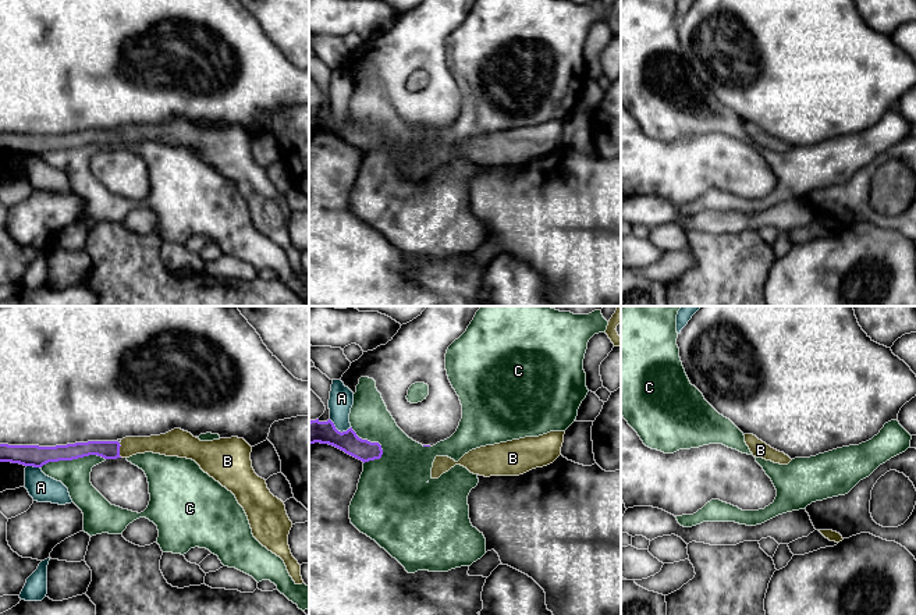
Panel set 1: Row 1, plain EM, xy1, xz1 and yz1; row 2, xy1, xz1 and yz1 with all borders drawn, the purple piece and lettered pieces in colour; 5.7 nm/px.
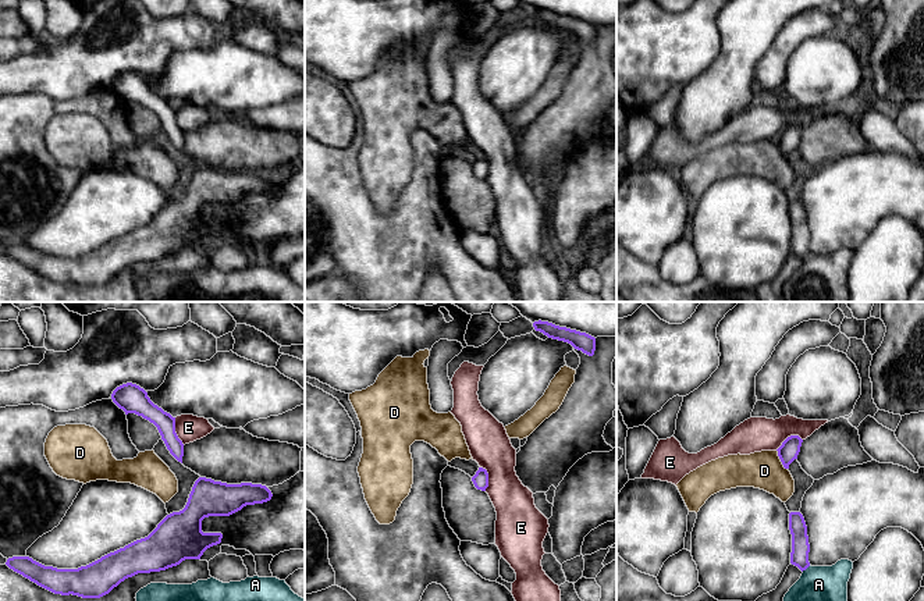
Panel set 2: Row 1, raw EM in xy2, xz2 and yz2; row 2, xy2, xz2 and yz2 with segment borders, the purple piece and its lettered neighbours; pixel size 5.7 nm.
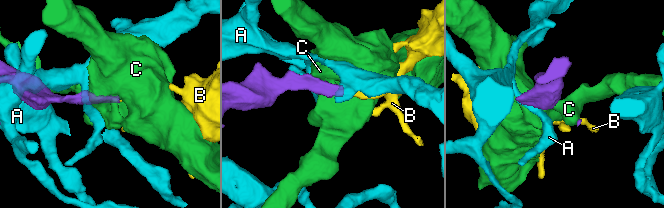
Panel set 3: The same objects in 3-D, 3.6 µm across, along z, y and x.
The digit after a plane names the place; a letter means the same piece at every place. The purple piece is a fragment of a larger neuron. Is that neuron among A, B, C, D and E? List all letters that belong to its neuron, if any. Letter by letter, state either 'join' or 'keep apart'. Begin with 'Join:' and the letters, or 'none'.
Join: B
A: keep apart
B: join
C: keep apart
D: keep apart
E: keep apart

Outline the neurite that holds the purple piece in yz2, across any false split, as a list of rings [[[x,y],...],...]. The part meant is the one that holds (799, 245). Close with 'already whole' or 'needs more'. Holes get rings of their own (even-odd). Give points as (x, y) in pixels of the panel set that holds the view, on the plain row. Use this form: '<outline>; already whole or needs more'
[[[800,200],[789,202],[789,218],[792,223],[790,252],[797,255],[803,260],[810,255],[810,232],[807,224],[807,214]]]; already whole

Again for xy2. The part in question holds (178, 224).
[[[199,166],[182,199],[167,203],[148,225],[86,255],[57,257],[29,245],[8,246],[6,253],[54,282],[100,287],[138,262],[160,260],[185,248],[200,248],[207,237],[223,227],[221,221],[202,220],[205,206],[230,205],[271,185],[271,179],[262,173],[227,173]]]; already whole

